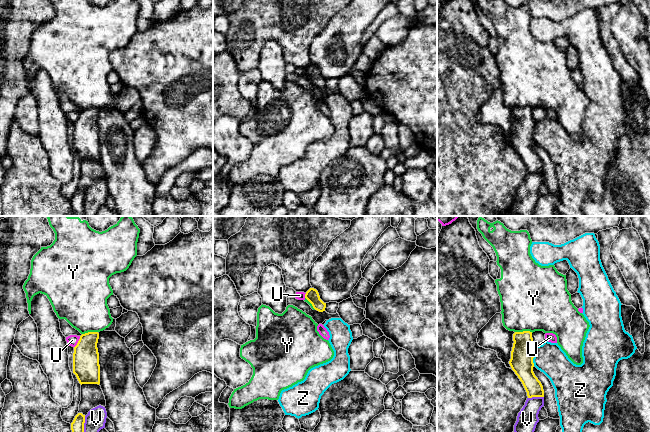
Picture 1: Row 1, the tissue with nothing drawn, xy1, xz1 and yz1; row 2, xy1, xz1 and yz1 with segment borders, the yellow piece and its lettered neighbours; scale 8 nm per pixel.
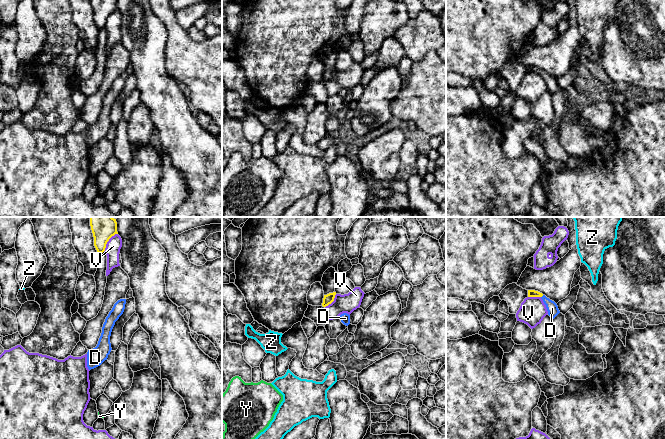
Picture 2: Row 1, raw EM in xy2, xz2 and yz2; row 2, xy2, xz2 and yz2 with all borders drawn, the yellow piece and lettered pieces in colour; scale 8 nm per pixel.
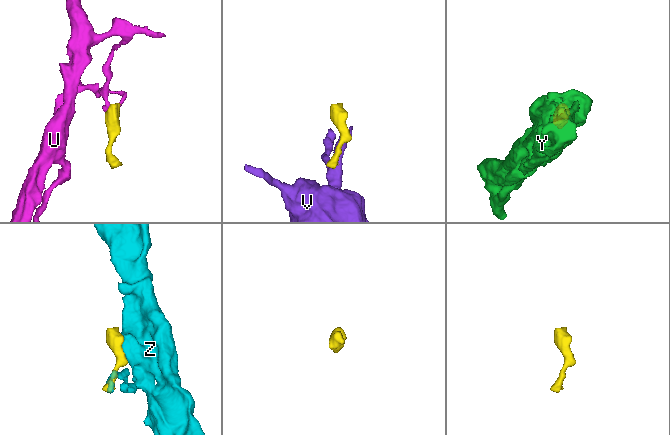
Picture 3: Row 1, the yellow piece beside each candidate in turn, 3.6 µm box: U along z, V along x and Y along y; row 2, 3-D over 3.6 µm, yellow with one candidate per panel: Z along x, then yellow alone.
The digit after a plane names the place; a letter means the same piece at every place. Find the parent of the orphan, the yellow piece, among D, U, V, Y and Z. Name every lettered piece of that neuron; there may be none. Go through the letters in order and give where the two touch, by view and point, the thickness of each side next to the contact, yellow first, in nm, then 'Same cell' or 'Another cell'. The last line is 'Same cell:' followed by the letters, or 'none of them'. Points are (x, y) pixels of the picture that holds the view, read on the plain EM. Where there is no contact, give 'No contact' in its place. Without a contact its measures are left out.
D: No contact. Same cell
U: Touches yellow at xy1 (78, 118). Thickness 220 nm (yellow) against 90 nm. Another cell
V: Touches yellow at xy2 (108, 16). Thickness 150 nm (yellow) against 120 nm. Another cell
Y: Touches yellow at yz1 (524, 107). Thickness 190 nm (yellow) against 480 nm. Another cell
Z: Touches yellow at yz1 (533, 132). Thickness 190 nm (yellow) against 240 nm. Another cell
Same cell: D

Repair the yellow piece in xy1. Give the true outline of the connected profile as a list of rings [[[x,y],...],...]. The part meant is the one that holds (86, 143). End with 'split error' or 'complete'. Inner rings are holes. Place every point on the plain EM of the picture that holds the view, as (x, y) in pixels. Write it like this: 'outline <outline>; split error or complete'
outline [[[98,108],[82,110],[73,129],[73,149],[79,159],[100,160]]]; complete

